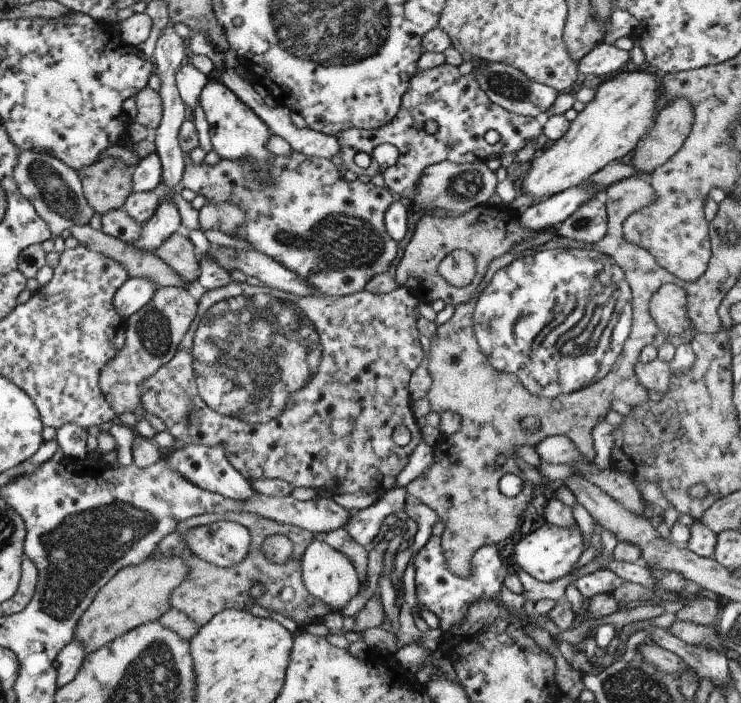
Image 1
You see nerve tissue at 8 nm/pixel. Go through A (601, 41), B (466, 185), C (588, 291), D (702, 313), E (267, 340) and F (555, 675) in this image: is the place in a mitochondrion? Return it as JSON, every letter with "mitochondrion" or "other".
{"A":"other","B":"mitochondrion","C":"mitochondrion","D":"other","E":"mitochondrion","F":"other"}

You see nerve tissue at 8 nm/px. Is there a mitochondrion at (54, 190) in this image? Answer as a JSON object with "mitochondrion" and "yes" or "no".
{"mitochondrion":"yes"}

